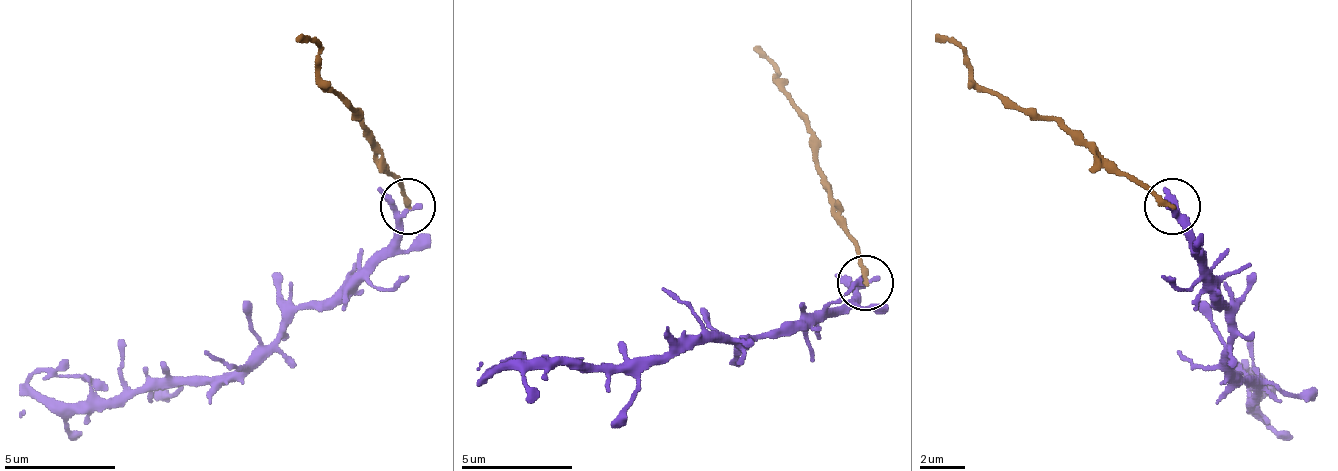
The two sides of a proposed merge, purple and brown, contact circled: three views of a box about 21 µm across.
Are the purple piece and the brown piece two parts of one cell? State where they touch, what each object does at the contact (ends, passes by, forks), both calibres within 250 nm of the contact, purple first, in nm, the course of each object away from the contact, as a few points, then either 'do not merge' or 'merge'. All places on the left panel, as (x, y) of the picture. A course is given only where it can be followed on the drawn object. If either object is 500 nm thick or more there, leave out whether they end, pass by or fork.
(407, 206) | purple passes by | brown ends | 260/240 nm | purple via (409, 210), (381, 249), (331, 294), (303, 305), (236, 372), (164, 388), (41, 405), (19, 383) | brown via (409, 204), (386, 160), (353, 110), (320, 76), (320, 49), (297, 37) | do not merge

